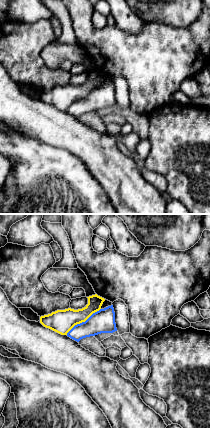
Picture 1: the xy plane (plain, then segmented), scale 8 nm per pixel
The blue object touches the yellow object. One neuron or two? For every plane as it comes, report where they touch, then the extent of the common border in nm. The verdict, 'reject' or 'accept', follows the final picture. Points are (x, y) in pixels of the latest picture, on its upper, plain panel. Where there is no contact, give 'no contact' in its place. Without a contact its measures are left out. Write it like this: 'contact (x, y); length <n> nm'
contact (83, 98); length 360 nm

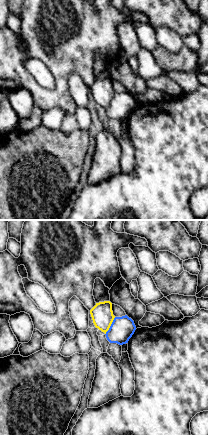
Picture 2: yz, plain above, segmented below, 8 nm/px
contact (110, 102); length 170 nm

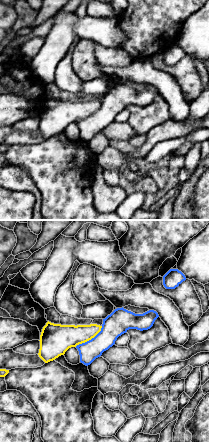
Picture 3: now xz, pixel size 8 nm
contact (89, 116); length 280 nm

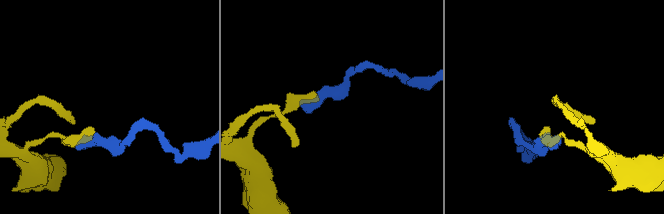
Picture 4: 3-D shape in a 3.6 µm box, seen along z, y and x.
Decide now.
reject

